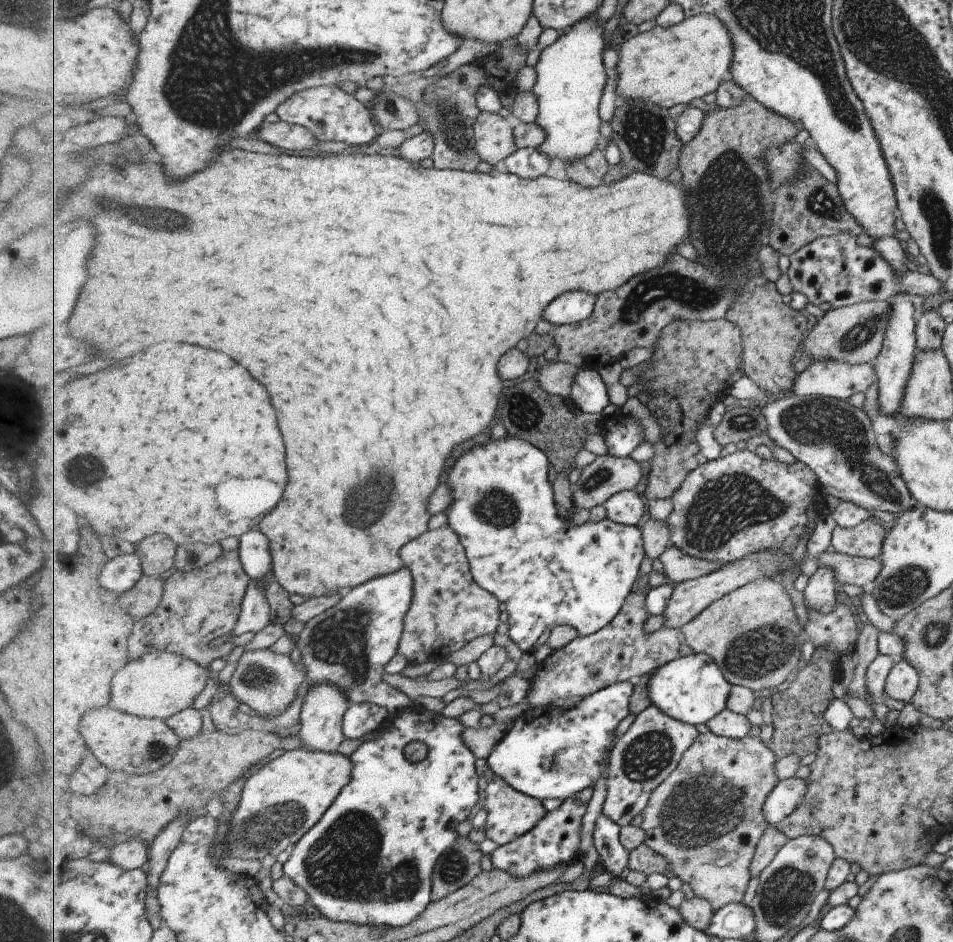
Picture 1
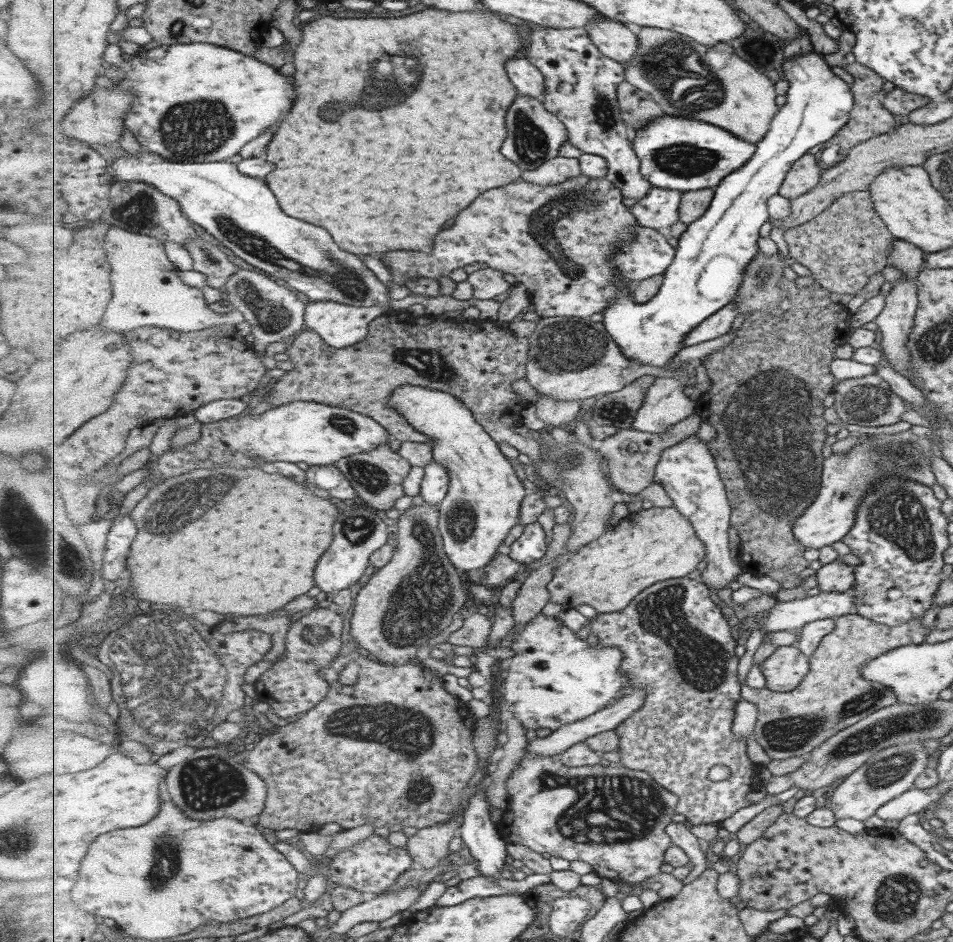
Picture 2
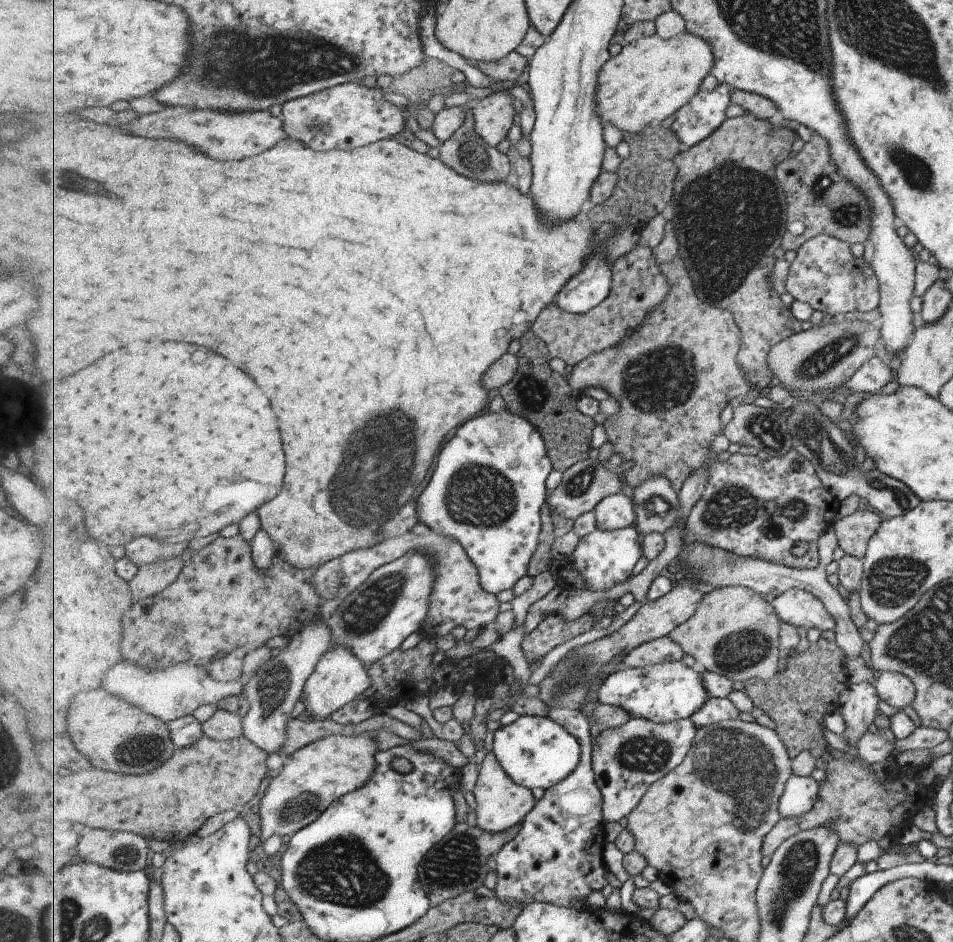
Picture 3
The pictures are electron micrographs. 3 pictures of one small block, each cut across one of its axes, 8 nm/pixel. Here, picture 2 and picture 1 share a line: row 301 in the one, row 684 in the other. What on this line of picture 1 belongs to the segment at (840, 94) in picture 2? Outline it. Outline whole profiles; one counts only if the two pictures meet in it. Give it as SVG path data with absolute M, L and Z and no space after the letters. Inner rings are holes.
M693 652L684 657L679 656L652 673L653 676L647 684L651 704L657 706L661 712L666 712L667 716L705 728L709 720L713 720L727 708L733 686L731 681L727 680L726 673L715 664L709 654ZM631 680L613 684L583 698L570 709L533 708L514 719L512 728L493 749L488 764L513 788L542 801L569 800L585 788L595 788L610 766L609 753L619 724L630 714L634 696ZM607 750L607 752L605 752Z

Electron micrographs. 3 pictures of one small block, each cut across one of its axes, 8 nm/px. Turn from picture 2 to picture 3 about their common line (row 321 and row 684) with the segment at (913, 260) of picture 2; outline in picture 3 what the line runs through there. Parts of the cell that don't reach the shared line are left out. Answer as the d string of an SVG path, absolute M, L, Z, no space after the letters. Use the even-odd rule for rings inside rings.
M883 671L874 682L875 692L879 700L885 702L890 707L903 710L913 702L913 683L898 672Z

